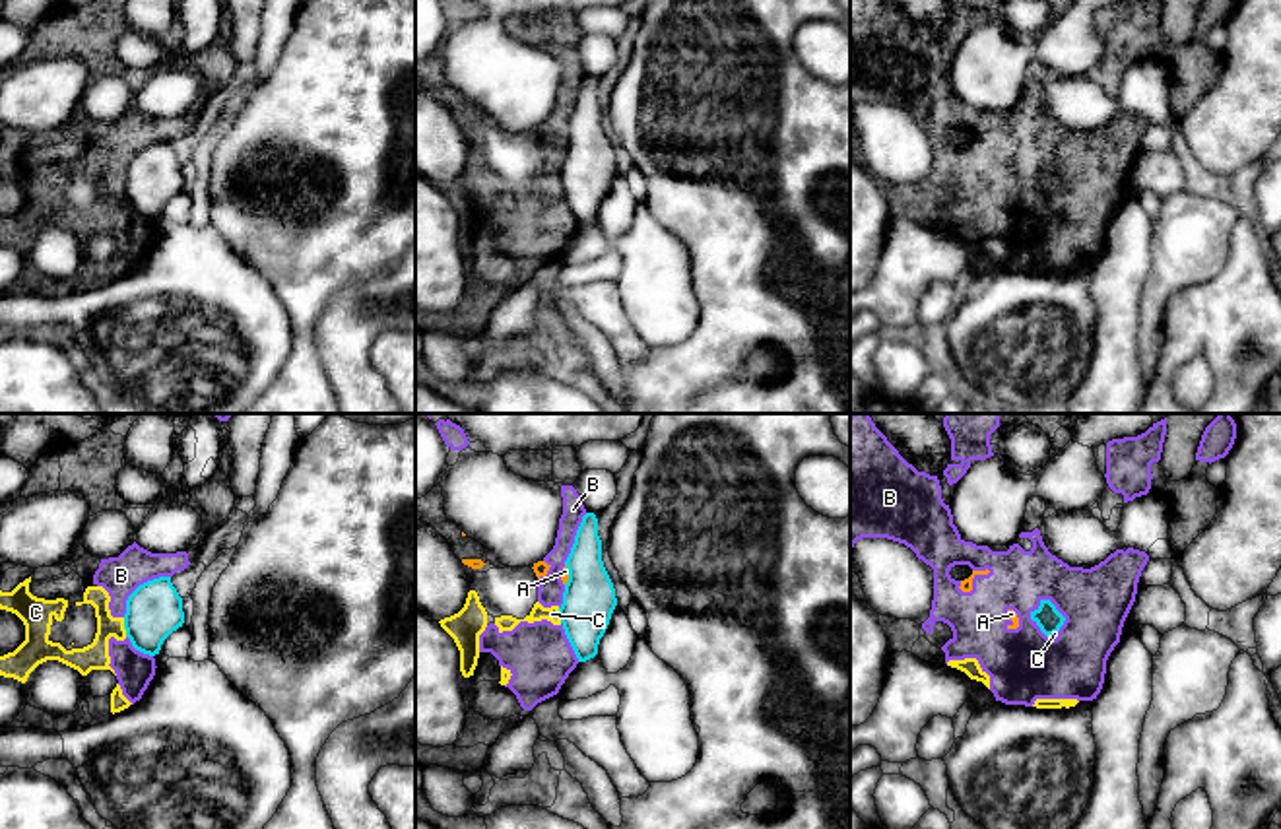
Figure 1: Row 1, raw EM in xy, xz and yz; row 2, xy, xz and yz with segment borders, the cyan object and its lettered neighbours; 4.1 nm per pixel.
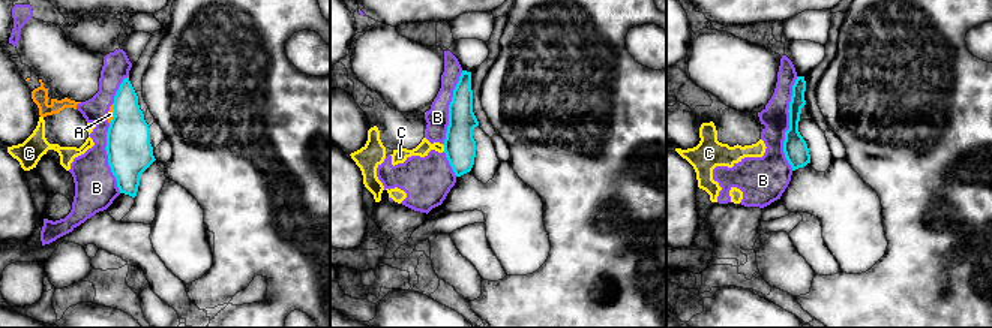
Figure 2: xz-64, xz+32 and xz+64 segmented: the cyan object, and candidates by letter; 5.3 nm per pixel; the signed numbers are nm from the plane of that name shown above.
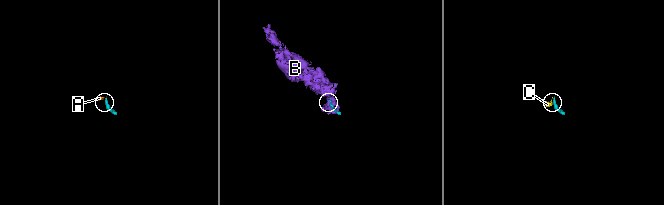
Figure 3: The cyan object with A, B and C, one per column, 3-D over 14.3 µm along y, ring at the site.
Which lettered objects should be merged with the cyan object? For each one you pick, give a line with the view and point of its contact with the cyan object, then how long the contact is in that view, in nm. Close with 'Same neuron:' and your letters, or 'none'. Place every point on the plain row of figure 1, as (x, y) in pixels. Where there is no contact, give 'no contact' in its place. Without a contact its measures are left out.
Same neuron: none

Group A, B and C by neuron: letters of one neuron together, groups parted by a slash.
A B C

